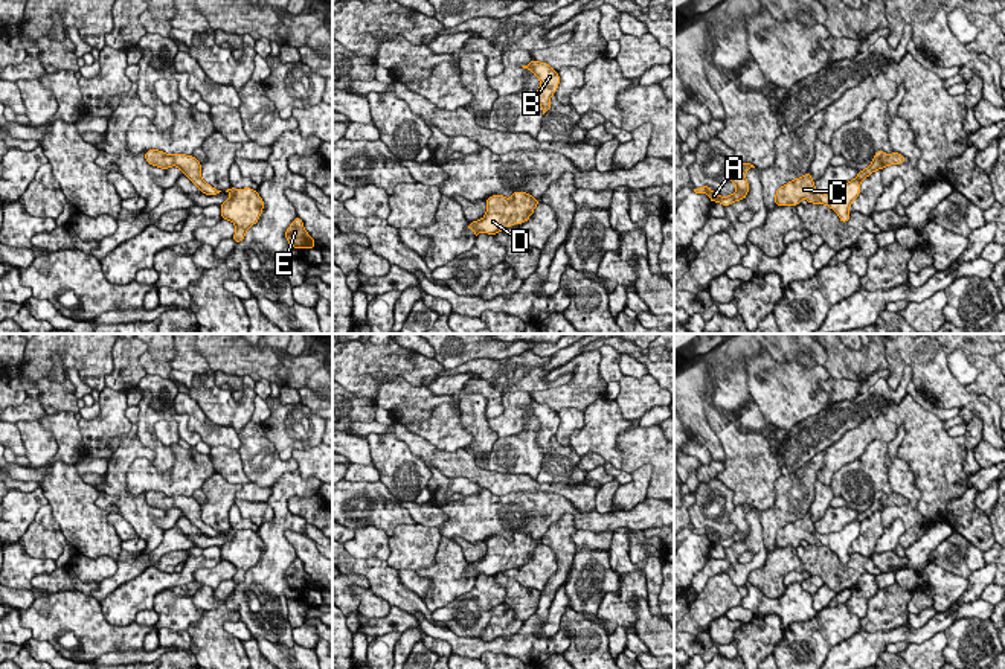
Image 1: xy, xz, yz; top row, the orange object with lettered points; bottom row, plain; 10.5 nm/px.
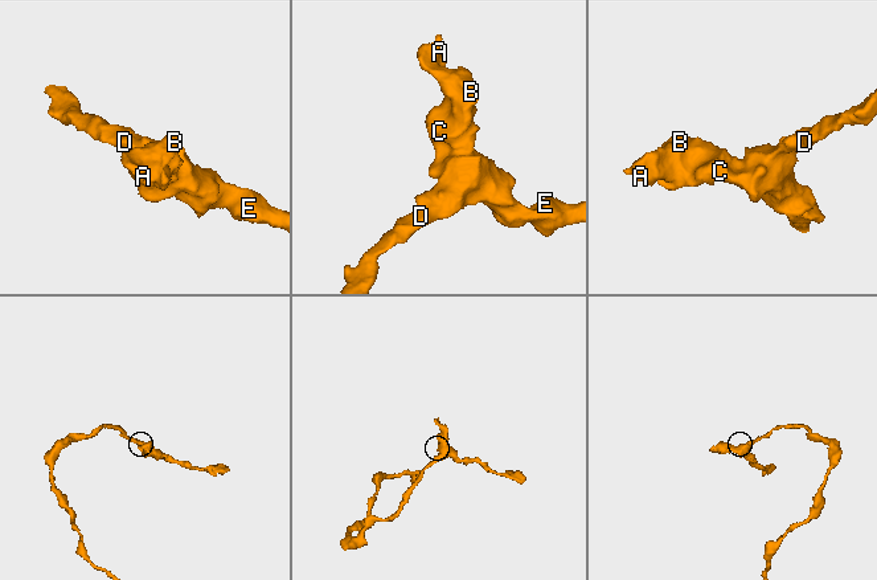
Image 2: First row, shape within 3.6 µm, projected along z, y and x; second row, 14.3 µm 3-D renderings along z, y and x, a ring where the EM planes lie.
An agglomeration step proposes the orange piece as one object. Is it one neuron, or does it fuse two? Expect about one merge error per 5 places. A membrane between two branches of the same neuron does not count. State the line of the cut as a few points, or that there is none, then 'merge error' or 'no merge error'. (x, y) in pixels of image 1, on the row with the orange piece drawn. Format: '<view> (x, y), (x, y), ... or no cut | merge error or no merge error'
no cut | no merge error

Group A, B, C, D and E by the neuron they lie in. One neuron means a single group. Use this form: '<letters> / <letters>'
A B C D E

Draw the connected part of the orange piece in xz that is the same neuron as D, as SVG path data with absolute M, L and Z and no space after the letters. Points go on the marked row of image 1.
M512 192L509 200L503 195L493 195L485 201L488 206L485 216L467 226L467 230L473 229L476 236L480 232L496 235L512 224L528 221L540 203L526 192Z

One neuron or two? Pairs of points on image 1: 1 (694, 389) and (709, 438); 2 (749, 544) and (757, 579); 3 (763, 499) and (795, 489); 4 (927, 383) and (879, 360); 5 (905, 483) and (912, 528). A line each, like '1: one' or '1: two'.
1: one
2: two
3: two
4: two
5: one

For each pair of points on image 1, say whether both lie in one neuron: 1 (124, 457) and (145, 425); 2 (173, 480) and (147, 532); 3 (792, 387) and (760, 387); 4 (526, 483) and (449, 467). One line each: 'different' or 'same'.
1: different
2: different
3: same
4: same

